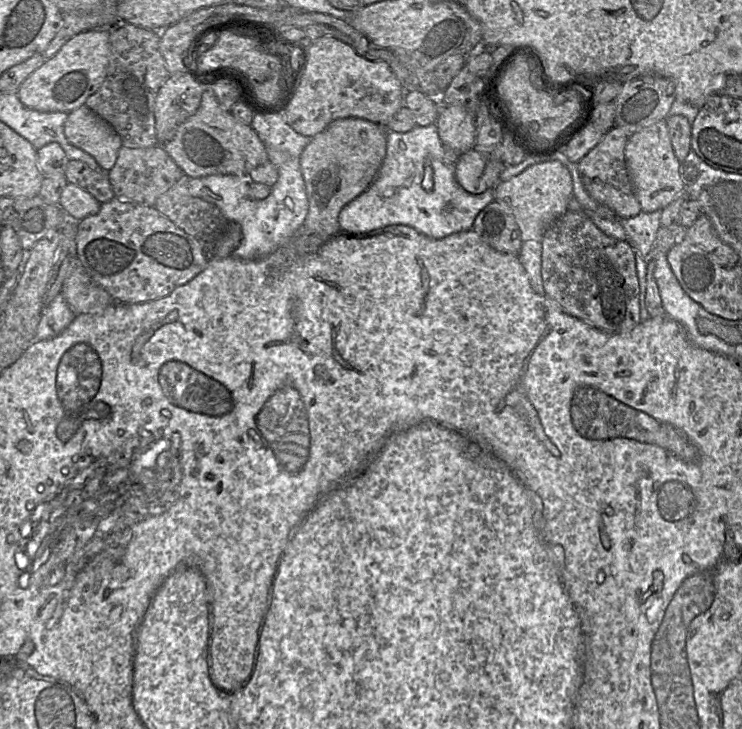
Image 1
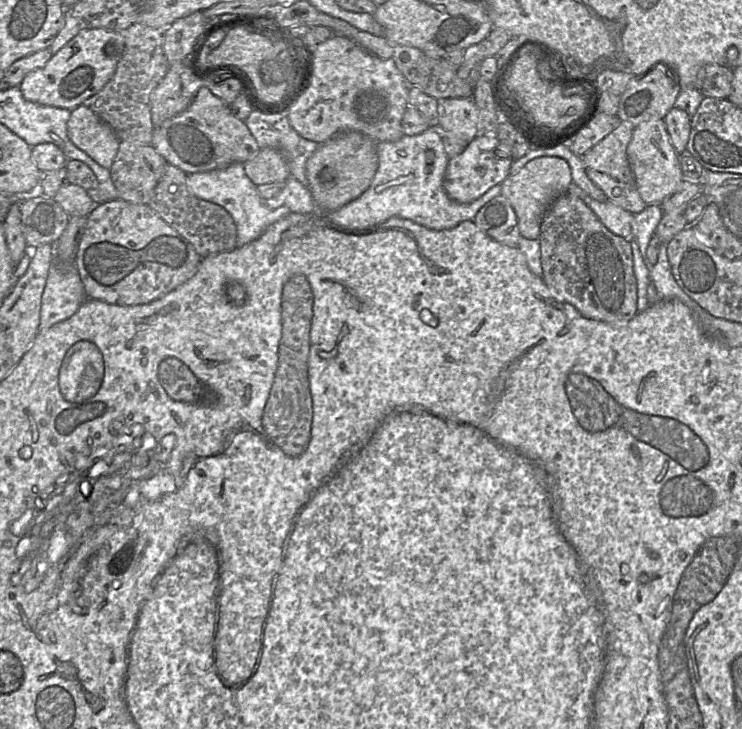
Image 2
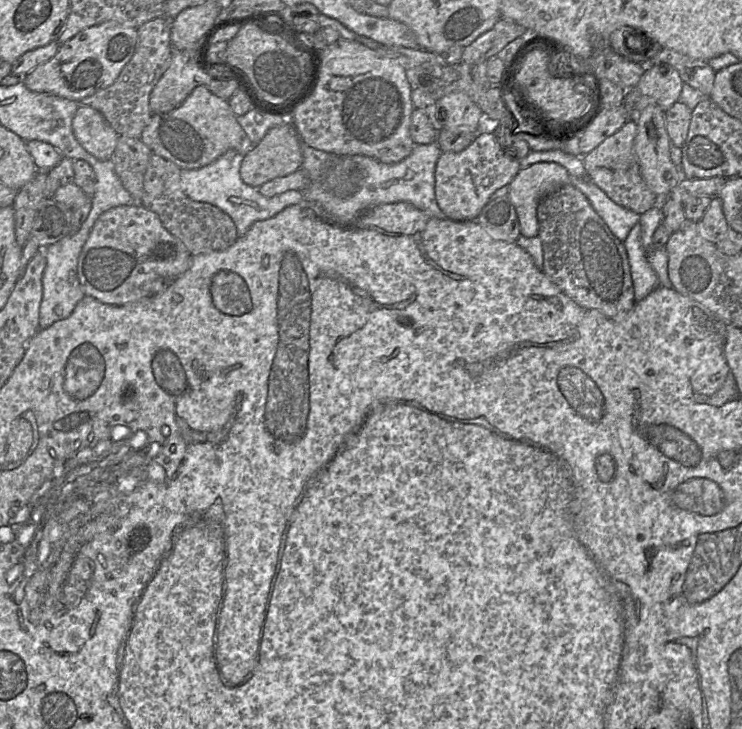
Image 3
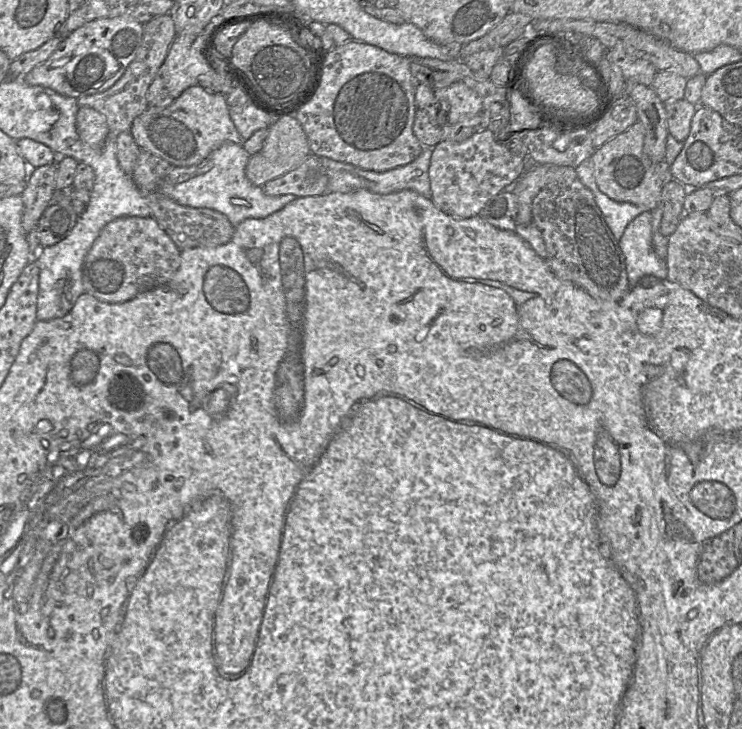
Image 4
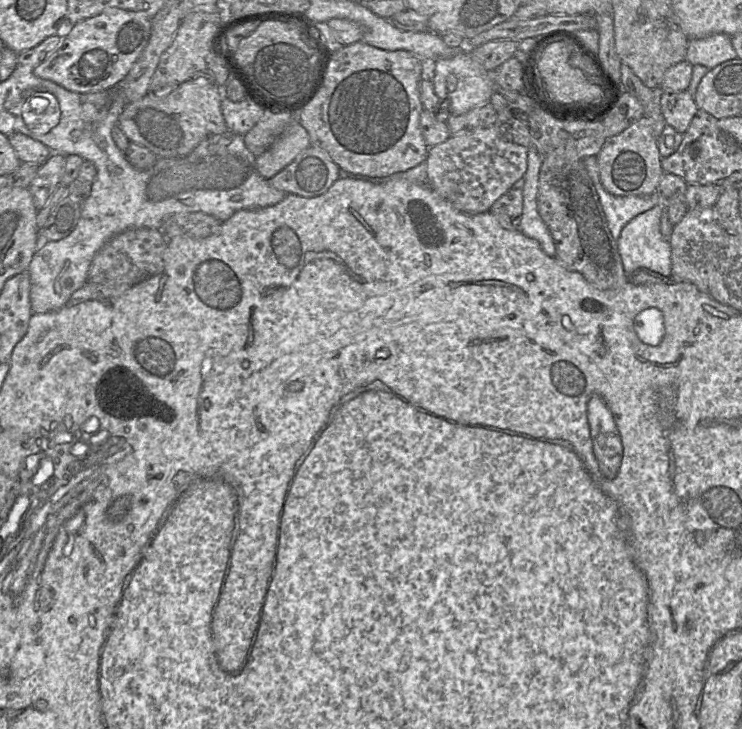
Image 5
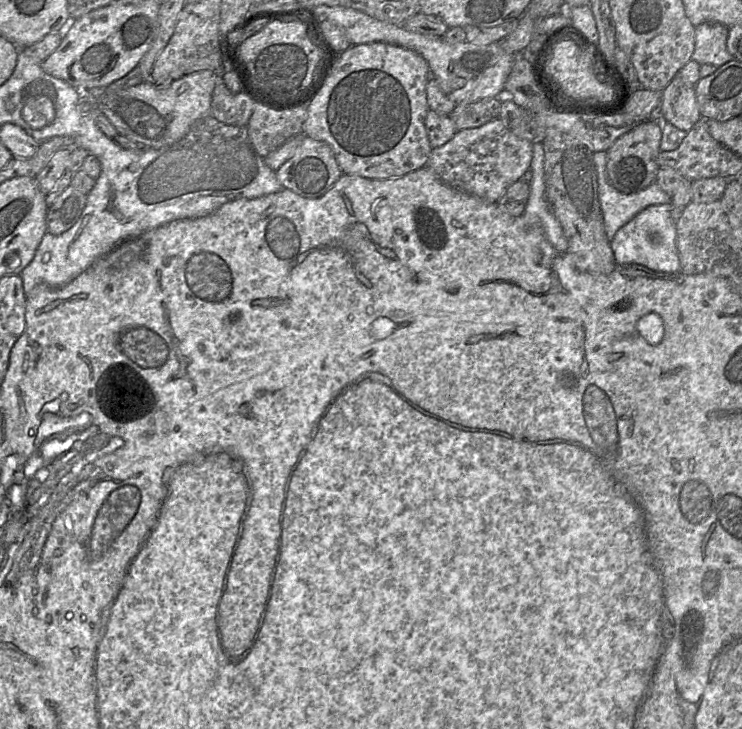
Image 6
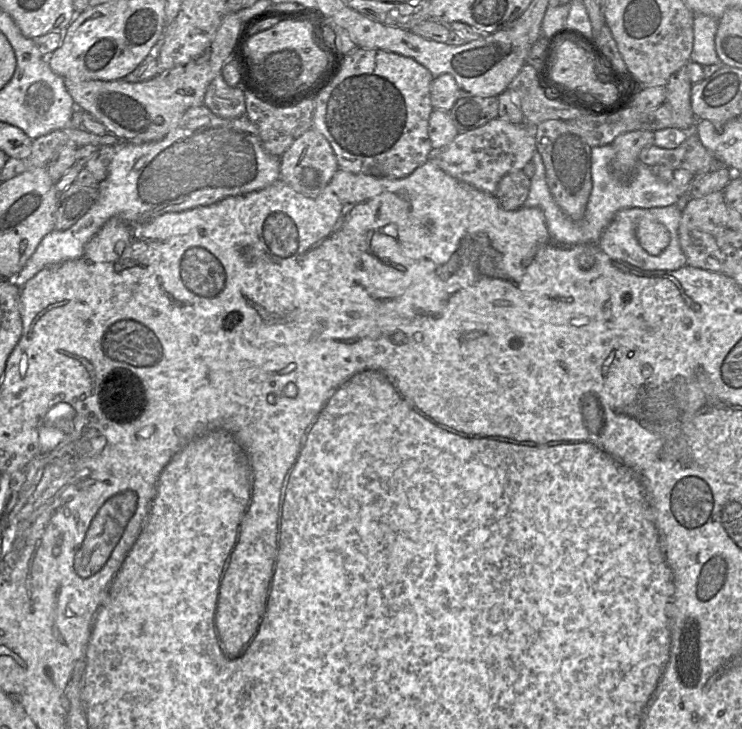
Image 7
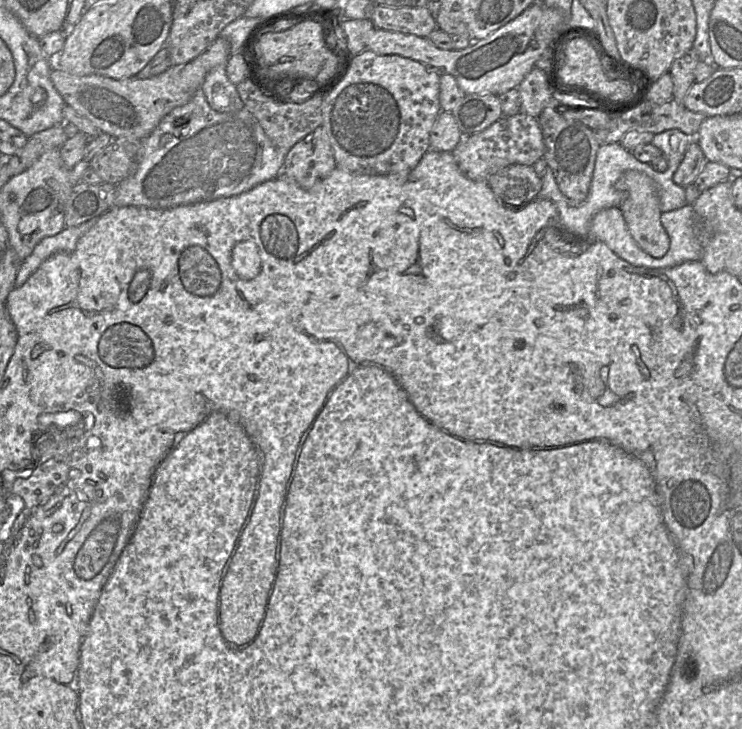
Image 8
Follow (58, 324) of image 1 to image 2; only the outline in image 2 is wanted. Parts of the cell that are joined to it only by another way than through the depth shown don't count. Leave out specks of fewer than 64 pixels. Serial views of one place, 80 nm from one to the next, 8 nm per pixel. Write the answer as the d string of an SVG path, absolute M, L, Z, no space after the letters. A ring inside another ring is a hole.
M53 261L41 299L39 332L46 331L53 325L70 318L86 299L89 298L86 296L83 283L80 280L76 263L65 265Z

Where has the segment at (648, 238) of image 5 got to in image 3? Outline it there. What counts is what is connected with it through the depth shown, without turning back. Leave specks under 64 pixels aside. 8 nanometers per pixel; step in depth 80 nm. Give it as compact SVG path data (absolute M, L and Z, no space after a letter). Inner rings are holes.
M639 222L633 226L623 243L628 255L635 302L639 302L659 285L657 275L649 264L647 252L642 245Z

